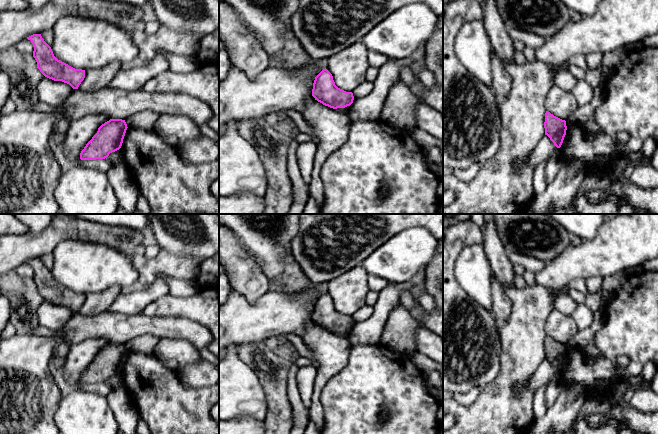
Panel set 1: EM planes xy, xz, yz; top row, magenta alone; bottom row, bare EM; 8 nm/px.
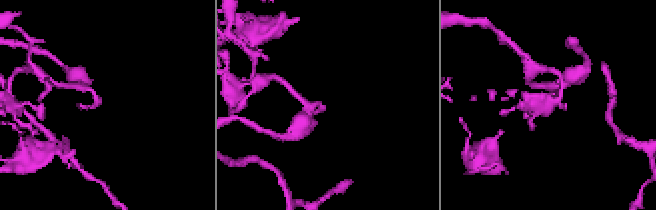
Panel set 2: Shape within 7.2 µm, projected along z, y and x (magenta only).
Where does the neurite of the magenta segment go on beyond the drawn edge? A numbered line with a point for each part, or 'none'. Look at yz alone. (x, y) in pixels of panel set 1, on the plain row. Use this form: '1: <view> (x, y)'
none

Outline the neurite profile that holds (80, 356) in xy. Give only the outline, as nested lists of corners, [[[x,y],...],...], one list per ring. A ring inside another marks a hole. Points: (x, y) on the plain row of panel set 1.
[[[89,338],[72,345],[66,356],[64,377],[71,384],[80,385],[80,377],[97,357],[98,352],[112,343],[104,338]]]

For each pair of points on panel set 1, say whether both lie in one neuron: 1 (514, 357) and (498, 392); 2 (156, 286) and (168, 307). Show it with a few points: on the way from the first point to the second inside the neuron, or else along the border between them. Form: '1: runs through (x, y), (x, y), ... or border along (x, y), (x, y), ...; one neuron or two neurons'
1: runs through (514, 366), (505, 383); one neuron
2: border along (168, 292), (152, 301), (143, 310); two neurons

